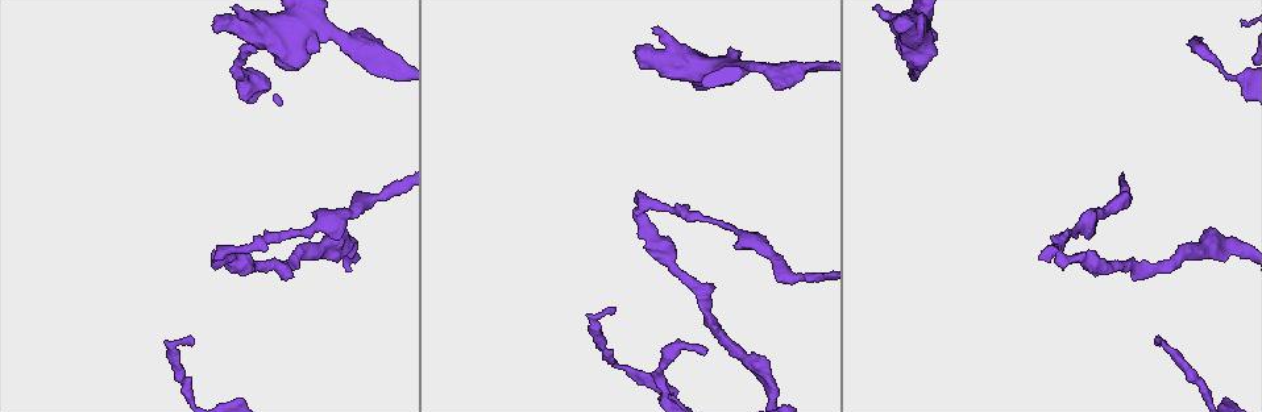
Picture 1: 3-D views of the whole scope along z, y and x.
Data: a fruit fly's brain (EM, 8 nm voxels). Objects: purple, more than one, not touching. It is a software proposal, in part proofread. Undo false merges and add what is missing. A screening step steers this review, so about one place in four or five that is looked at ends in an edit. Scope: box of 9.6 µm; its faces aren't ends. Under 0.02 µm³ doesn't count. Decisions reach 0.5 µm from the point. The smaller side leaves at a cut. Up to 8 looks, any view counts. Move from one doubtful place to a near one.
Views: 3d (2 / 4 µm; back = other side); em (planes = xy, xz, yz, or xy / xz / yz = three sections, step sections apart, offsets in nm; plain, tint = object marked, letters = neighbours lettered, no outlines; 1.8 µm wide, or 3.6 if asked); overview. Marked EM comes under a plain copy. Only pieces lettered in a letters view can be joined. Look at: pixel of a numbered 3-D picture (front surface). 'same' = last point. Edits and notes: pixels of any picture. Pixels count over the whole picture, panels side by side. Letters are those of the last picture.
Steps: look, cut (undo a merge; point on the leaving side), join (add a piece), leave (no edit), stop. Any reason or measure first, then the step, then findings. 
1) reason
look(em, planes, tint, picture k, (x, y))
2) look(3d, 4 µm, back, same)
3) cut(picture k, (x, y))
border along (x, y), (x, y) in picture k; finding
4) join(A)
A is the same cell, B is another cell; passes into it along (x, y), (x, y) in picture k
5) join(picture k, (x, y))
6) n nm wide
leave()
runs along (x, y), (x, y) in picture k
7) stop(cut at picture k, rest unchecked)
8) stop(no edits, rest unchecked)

free end
look(em, xy, step 4, tint, picture 1, (217, 33))

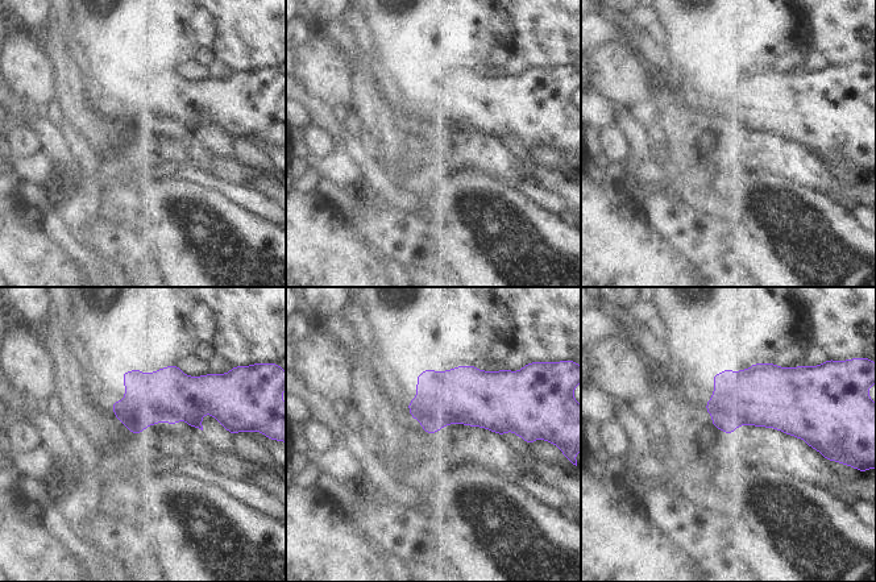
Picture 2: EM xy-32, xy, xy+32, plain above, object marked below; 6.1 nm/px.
look(em, yz, step 4, letters, same)

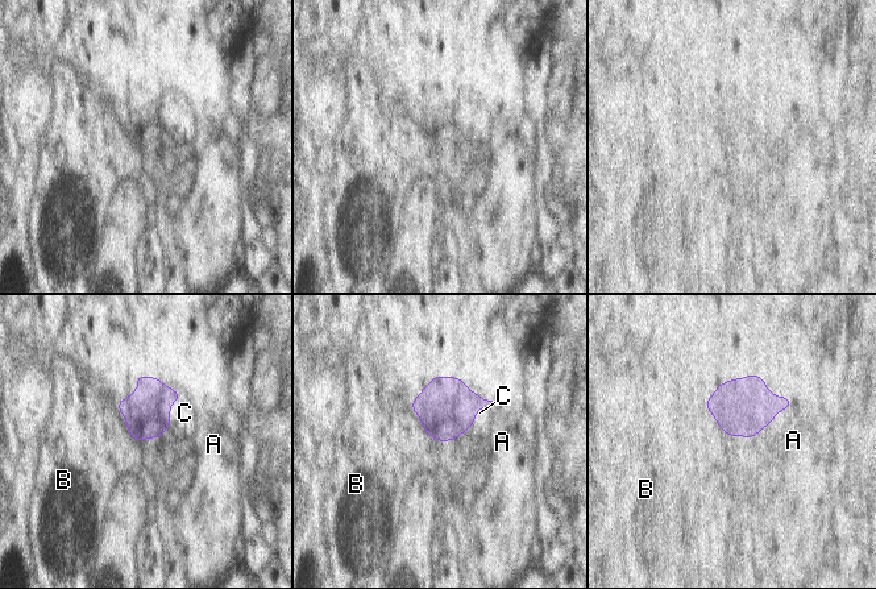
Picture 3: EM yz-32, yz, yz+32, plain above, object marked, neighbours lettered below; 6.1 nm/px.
join(C)
C is the same cell, A and B are other cells; passes into it along (146, 410), (170, 415), (185, 413) in picture 3; it goes on there

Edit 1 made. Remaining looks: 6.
look(overview)

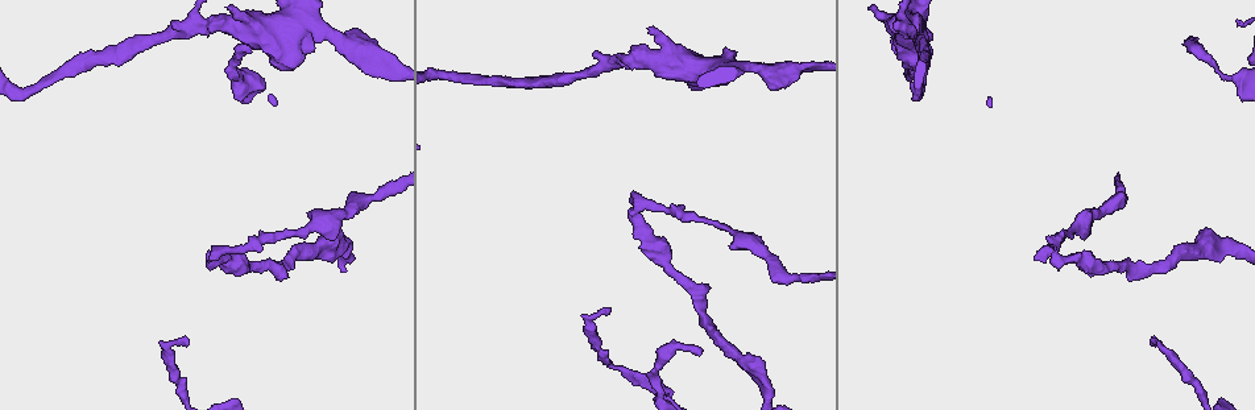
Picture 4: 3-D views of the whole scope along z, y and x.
sharp bend
look(3d, 2 µm, picture 4, (640, 206))

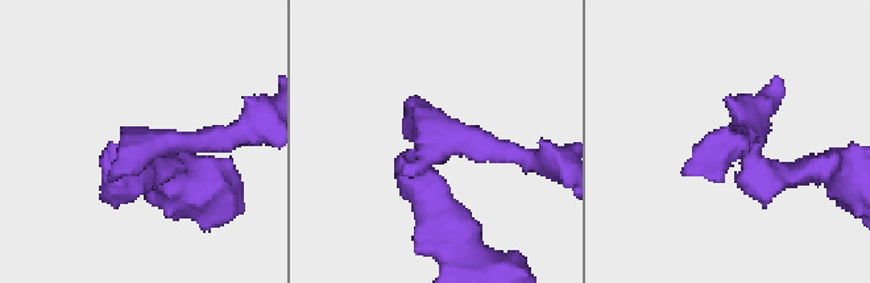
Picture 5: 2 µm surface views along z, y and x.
arms of 220, 220 nm; need the tissue
look(em, planes, letters, picture 5, (435, 142))

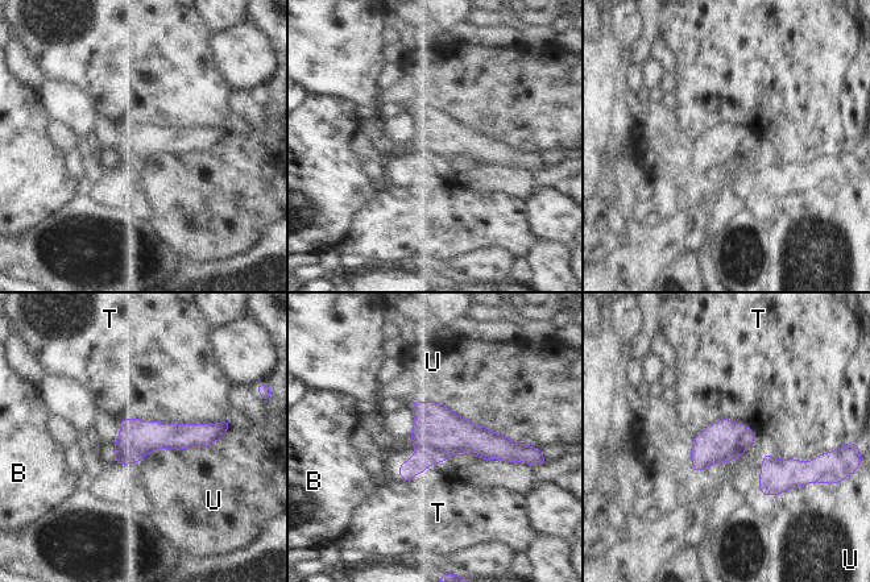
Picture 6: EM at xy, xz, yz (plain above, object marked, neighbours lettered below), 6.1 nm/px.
cut(picture 6, (436, 435))
B, T and U are other cells; border along (410, 458), (415, 473) in picture 6; a second neuron is stuck on

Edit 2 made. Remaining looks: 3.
look(overview)

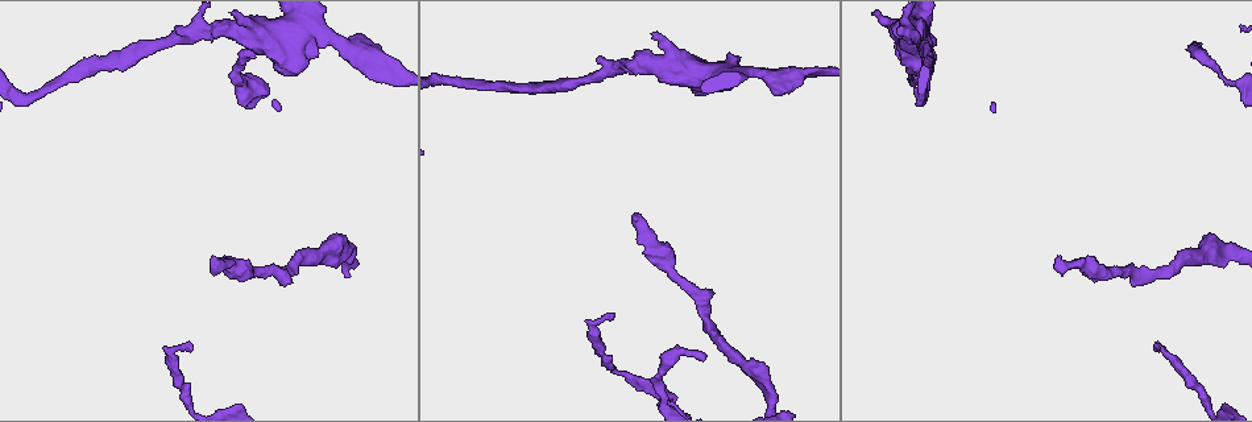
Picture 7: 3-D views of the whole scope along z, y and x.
look(em, xy, step 8, tint, picture 7, (1154, 351))

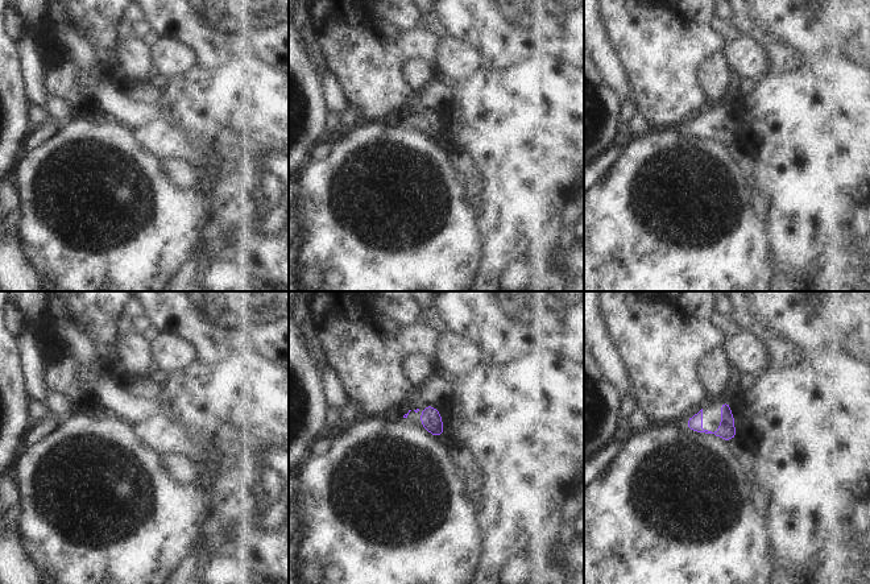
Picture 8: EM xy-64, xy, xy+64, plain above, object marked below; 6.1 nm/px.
cut it another way
look(em, planes, letters, same)

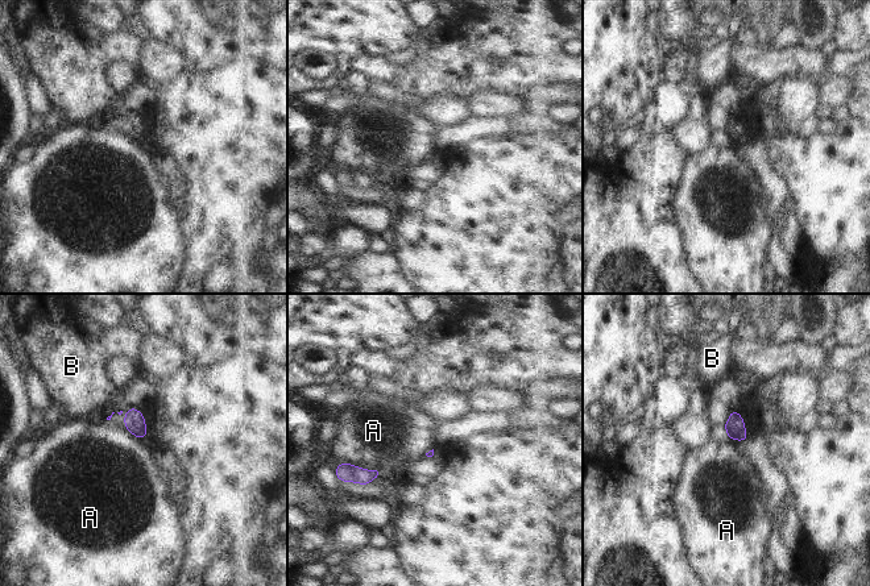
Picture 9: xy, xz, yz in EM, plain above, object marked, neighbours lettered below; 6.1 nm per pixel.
leave()
A and B are other cells; no lettered piece goes on from it

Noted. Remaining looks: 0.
stop(join at picture 3, cut at picture 6, rest unchecked)

